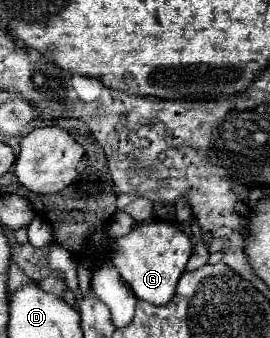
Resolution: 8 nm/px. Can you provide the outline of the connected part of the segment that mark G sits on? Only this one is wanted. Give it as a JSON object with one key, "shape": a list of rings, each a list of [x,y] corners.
{"shape":[[[148,221],[136,225],[128,235],[118,237],[112,247],[112,263],[134,295],[152,305],[166,305],[176,291],[176,283],[192,255],[192,243],[184,231],[168,221]]]}

